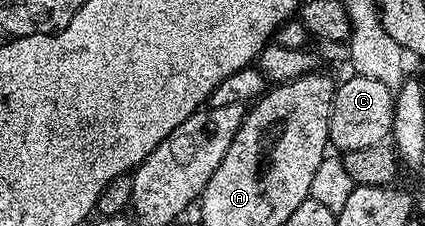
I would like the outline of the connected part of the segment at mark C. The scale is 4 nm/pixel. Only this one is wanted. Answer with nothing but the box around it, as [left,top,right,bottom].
[330,75,395,153]

